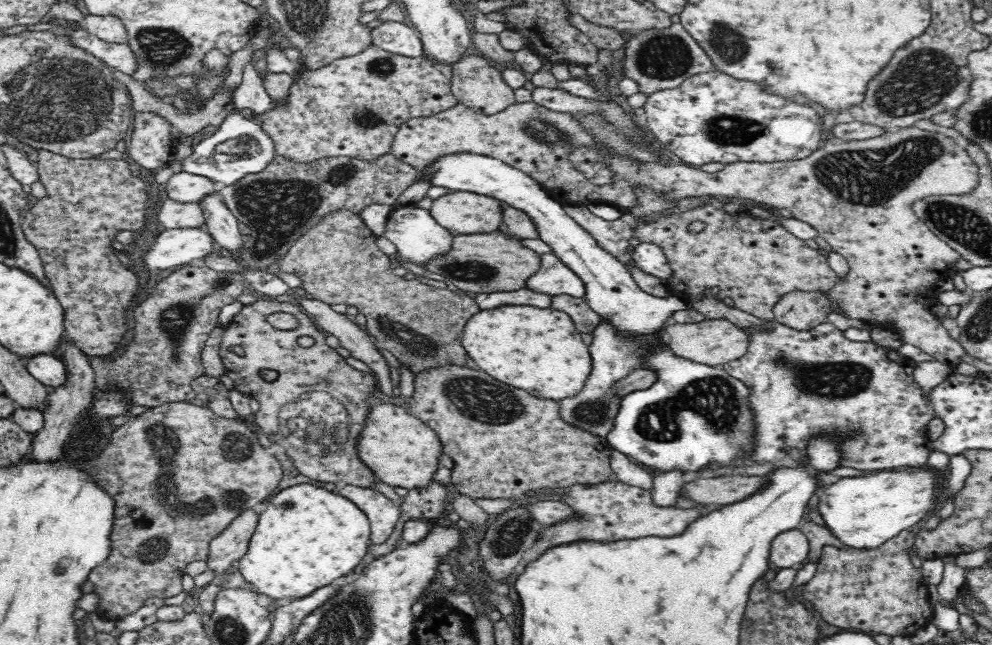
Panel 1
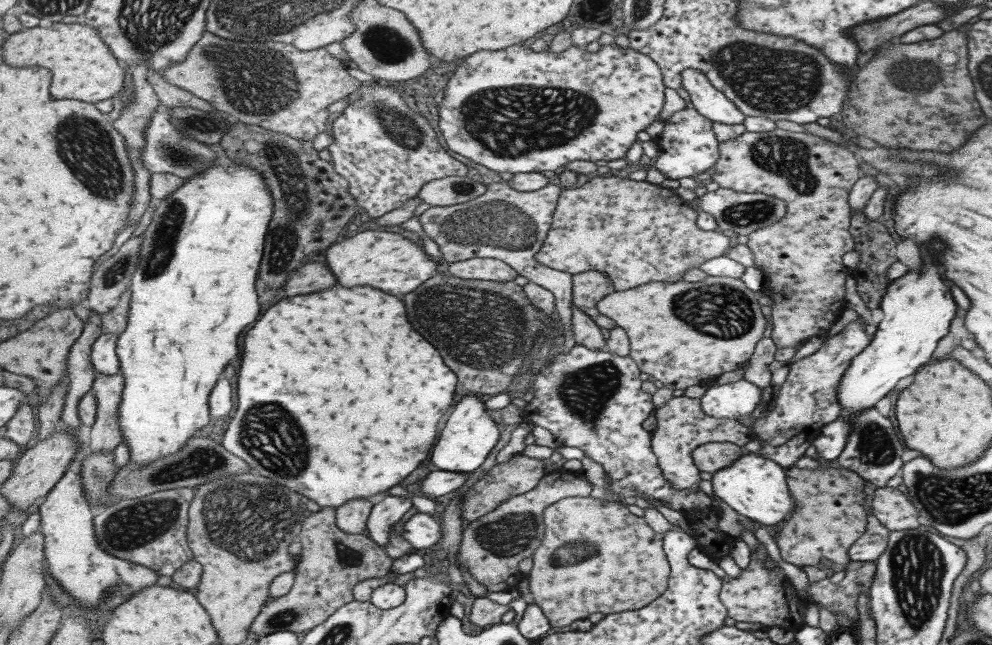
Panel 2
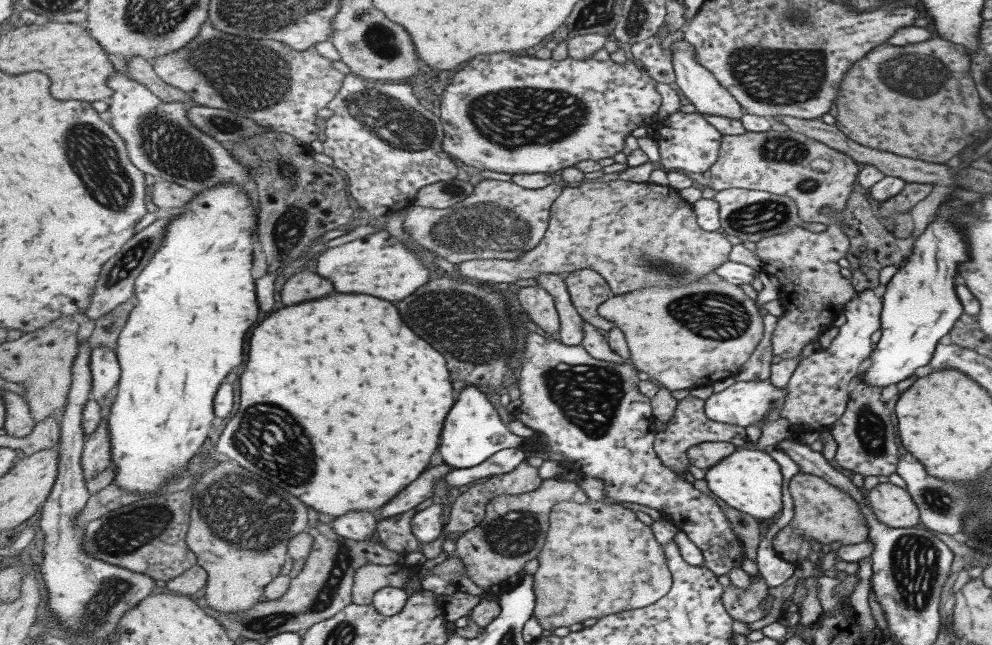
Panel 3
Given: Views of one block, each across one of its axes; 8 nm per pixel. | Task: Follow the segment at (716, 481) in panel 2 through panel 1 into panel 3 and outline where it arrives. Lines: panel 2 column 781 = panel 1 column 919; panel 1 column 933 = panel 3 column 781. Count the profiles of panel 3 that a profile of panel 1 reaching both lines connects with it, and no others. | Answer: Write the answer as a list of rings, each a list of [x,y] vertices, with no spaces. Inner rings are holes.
[[[735,450],[731,456],[727,456],[725,460],[721,460],[721,464],[715,464],[713,468],[709,468],[705,472],[705,482],[707,488],[721,498],[727,506],[753,516],[755,520],[763,520],[763,522],[771,522],[779,518],[781,512],[781,472],[779,472],[779,464],[769,458],[769,454],[765,452],[757,452],[757,450]]]

